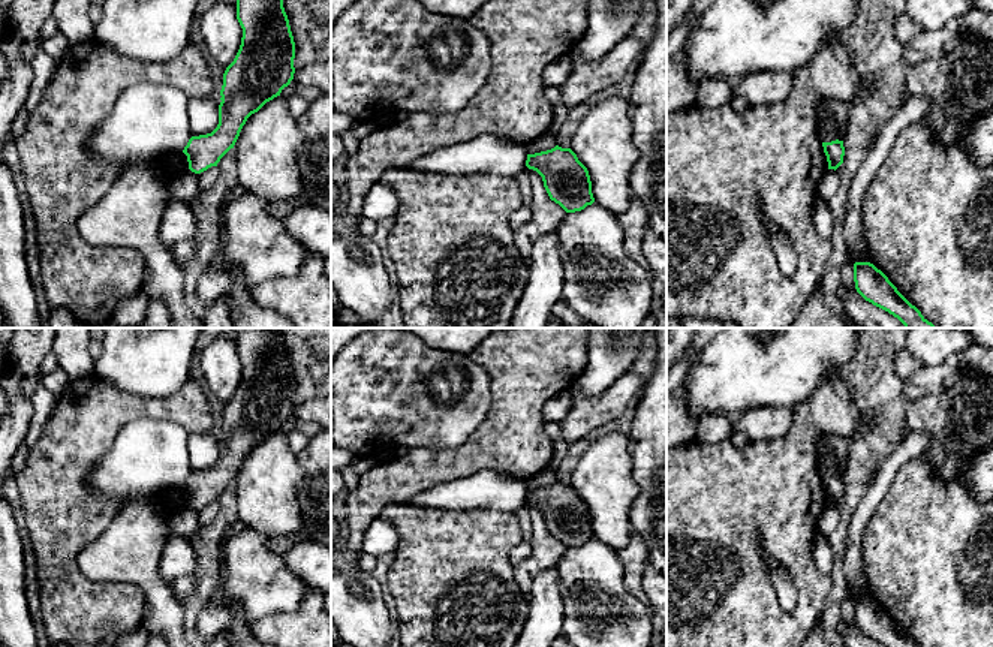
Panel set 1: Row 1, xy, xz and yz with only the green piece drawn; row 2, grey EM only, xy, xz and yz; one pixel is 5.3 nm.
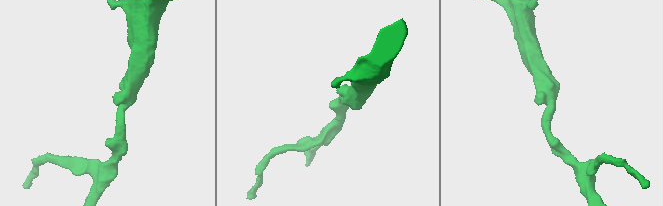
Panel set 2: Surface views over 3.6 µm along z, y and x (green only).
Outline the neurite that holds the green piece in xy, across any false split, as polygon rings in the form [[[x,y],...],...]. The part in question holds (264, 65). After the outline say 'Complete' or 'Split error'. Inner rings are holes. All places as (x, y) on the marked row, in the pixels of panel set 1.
[[[237,0],[237,19],[243,37],[223,73],[219,124],[211,133],[192,136],[183,150],[195,174],[217,166],[247,118],[294,79],[295,42],[283,0]]]. Complete

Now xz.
[[[556,145],[527,154],[526,166],[542,177],[550,199],[566,213],[581,211],[595,202],[589,171],[571,148]]]. Complete

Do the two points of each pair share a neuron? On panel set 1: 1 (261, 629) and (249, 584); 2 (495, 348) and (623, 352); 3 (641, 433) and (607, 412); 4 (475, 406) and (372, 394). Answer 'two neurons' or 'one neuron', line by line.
1: two neurons
2: two neurons
3: two neurons
4: one neuron

